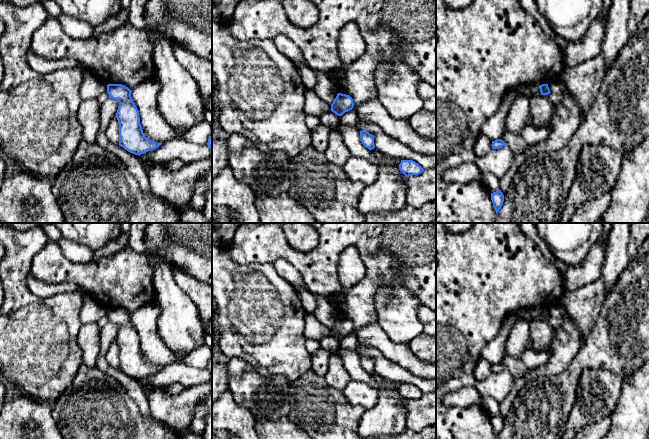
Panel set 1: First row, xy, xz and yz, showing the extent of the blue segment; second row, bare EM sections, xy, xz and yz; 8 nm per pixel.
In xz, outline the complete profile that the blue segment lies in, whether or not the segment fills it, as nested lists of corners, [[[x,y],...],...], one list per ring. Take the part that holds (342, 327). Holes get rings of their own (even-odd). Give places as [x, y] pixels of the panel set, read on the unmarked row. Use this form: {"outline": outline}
{"outline": [[[338,317],[331,328],[331,335],[338,340],[342,340],[345,336],[352,334],[353,331],[353,323],[349,319]]]}

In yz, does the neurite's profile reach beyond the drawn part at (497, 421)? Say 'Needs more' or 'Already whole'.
Already whole

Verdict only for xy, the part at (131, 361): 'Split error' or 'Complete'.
Complete

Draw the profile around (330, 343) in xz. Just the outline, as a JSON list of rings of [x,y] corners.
[[[332,335],[327,336],[319,340],[321,348],[328,350],[332,354],[336,354],[340,348],[340,340],[336,339]]]

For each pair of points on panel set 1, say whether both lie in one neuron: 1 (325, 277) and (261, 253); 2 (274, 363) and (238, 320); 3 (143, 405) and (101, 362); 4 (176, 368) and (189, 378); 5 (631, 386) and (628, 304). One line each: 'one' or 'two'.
1: one
2: one
3: one
4: one
5: two

